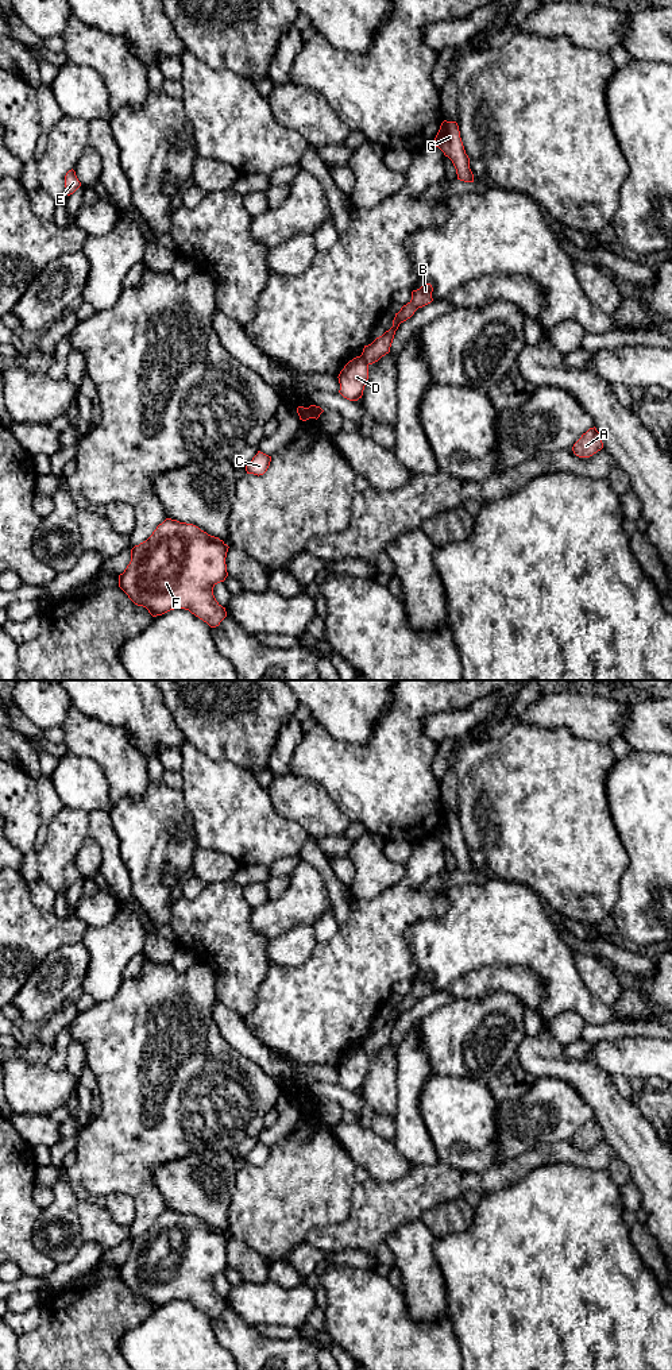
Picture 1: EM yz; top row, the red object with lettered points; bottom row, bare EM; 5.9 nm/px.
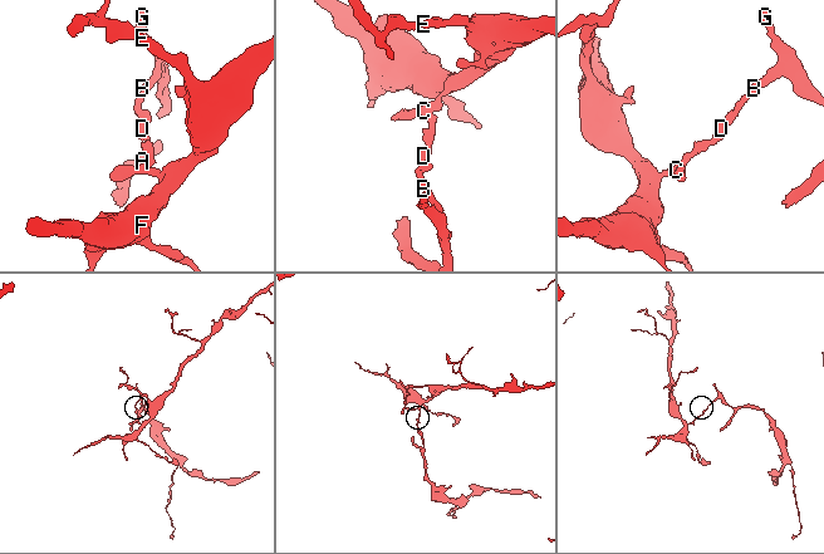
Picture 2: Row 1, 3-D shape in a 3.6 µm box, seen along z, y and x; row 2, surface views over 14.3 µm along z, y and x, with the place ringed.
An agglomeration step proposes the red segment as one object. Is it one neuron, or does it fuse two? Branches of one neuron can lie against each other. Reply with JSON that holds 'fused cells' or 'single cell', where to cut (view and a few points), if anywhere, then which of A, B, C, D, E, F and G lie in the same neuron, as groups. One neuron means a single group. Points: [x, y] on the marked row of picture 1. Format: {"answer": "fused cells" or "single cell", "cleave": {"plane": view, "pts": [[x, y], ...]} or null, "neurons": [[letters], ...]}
{"answer": "fused cells", "cleave": {"plane": "yz", "pts": [[360, 355], [367, 365]]}, "neurons": [["A", "B", "G"], ["C", "D", "E", "F"]]}

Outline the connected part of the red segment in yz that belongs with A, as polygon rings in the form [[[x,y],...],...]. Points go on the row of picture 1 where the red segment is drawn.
[[[594,427],[582,435],[582,437],[573,444],[572,451],[579,458],[590,458],[602,448],[602,436]]]

